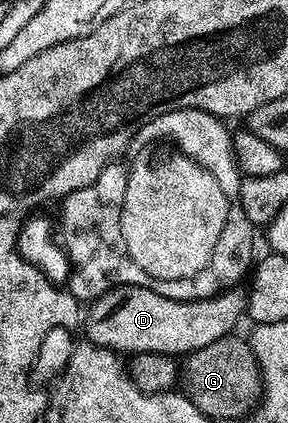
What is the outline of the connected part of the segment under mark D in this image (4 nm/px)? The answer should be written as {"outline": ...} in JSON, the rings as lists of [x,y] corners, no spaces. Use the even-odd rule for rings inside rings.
{"outline":[[[244,287],[222,288],[211,297],[200,300],[172,300],[150,288],[111,288],[104,296],[92,301],[87,312],[88,339],[116,353],[167,352],[188,354],[203,346],[211,346],[219,338],[230,335],[246,315],[249,294]]]}

